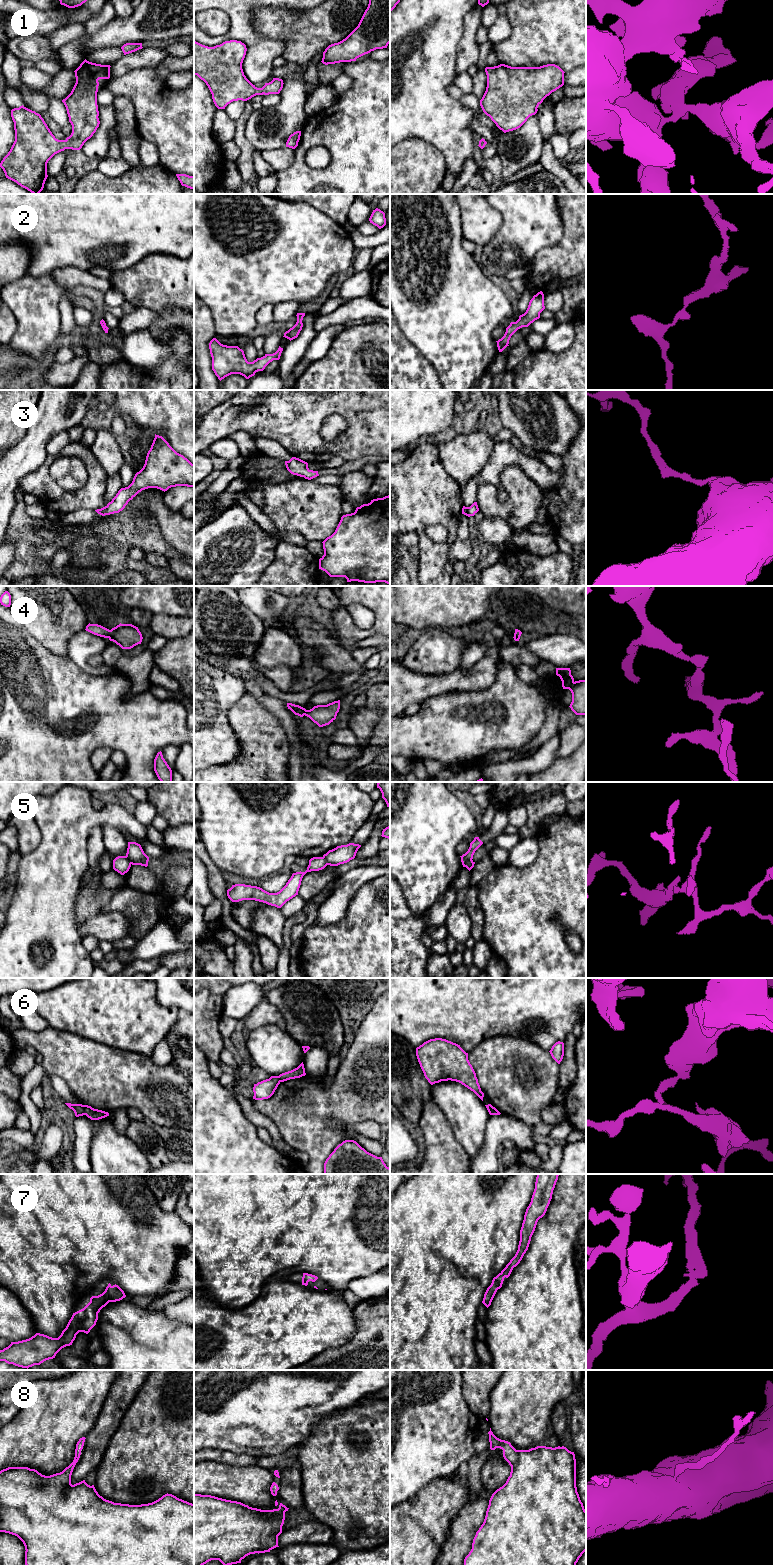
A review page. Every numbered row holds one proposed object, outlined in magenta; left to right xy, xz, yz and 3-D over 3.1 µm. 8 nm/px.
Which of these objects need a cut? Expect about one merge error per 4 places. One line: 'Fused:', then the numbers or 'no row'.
Fused: 5, 6

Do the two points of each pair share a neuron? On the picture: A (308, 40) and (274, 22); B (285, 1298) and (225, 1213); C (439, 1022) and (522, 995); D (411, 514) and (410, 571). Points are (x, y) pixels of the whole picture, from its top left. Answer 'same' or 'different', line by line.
A: same
B: different
C: same
D: different

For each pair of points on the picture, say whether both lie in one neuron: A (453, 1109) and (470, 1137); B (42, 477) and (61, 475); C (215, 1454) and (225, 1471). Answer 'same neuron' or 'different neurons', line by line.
A: same neuron
B: different neurons
C: different neurons

